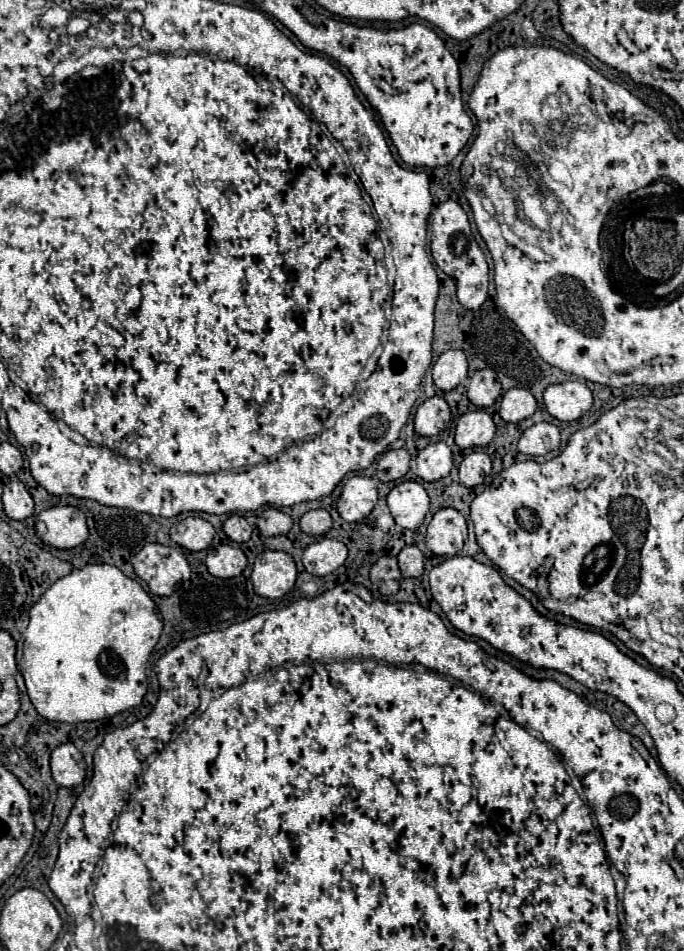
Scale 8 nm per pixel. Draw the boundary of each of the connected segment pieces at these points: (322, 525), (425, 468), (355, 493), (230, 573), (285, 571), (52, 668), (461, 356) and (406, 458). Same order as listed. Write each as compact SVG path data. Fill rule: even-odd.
M315 509L315 511L307 511L299 525L307 535L325 535L331 529L331 515L325 509Z
M443 441L427 445L417 455L417 475L423 481L437 481L441 477L447 477L451 467L453 467L453 453Z
M349 477L337 501L337 511L345 521L365 519L377 505L377 485L371 477Z
M223 543L219 547L209 549L205 565L213 577L231 579L243 573L243 569L247 567L247 557L239 547Z
M265 551L253 563L253 587L255 593L269 599L283 597L297 579L297 567L285 551Z
M95 563L95 565L85 565L83 569L73 569L69 575L61 577L59 581L55 581L43 595L41 599L33 605L33 609L29 611L29 625L23 633L23 679L27 685L27 695L33 703L33 707L37 709L37 713L49 721L61 721L61 723L79 723L79 721L99 721L99 719L109 719L121 711L127 711L131 707L141 705L143 695L147 693L147 659L153 651L153 647L159 641L161 629L163 629L163 621L159 619L157 611L155 611L155 603L153 599L147 595L147 591L133 579L129 579L127 575L123 575L121 569L117 569L115 565L107 565L107 563Z
M449 349L433 365L433 383L443 389L455 389L467 379L467 357L463 351Z
M391 449L381 455L377 463L377 479L379 481L395 481L401 479L409 471L411 455L405 449Z

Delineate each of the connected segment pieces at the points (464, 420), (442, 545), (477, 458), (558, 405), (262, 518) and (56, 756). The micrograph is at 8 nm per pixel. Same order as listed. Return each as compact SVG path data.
M471 411L457 419L455 427L455 443L461 449L471 447L485 447L495 437L495 423L493 417L485 411Z
M451 507L439 509L429 527L427 527L427 535L425 535L425 543L427 547L435 553L435 555L457 555L463 547L463 541L468 537L468 526L465 517Z
M471 451L469 455L463 457L459 465L459 479L467 487L481 485L489 473L491 473L491 459L483 451Z
M565 381L549 385L543 393L547 411L559 421L575 421L593 405L591 389L581 381Z
M275 507L265 509L259 515L259 521L257 521L257 527L259 527L263 537L283 535L283 533L287 533L291 529L291 525L293 525L293 519L287 513L283 513L281 509L275 509Z
M63 743L51 751L51 773L59 787L75 787L85 781L85 759L73 743Z

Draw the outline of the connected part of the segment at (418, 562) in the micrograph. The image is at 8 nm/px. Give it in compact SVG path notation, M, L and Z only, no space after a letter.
M407 545L401 549L401 553L397 555L399 559L399 569L403 573L403 577L419 577L423 573L423 565L425 565L425 557L419 551L417 545Z

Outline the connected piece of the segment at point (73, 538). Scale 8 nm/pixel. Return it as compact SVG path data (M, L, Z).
M49 507L37 515L39 521L45 523L47 533L37 533L39 539L43 539L47 545L57 549L71 549L81 545L87 535L87 519L79 507Z

